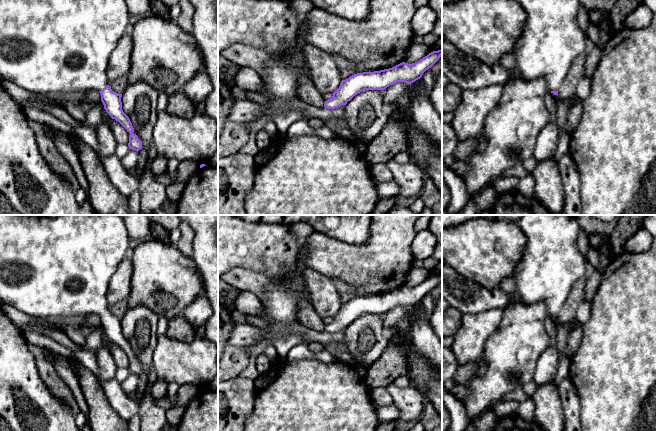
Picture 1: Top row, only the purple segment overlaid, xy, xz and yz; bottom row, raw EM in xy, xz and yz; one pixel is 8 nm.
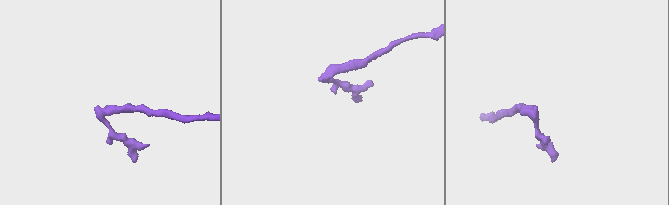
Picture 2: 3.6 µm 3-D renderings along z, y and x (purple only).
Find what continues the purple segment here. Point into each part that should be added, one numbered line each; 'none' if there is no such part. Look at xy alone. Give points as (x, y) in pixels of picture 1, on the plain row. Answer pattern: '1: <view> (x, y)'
1: xy (56, 268)

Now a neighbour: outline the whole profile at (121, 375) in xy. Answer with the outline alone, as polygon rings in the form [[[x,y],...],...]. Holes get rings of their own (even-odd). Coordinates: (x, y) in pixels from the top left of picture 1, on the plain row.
[[[118,369],[115,373],[115,379],[118,382],[122,383],[127,379],[129,374],[130,374],[130,372],[128,369]]]

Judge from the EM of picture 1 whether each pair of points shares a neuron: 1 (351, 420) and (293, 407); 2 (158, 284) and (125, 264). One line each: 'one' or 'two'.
1: one
2: two

